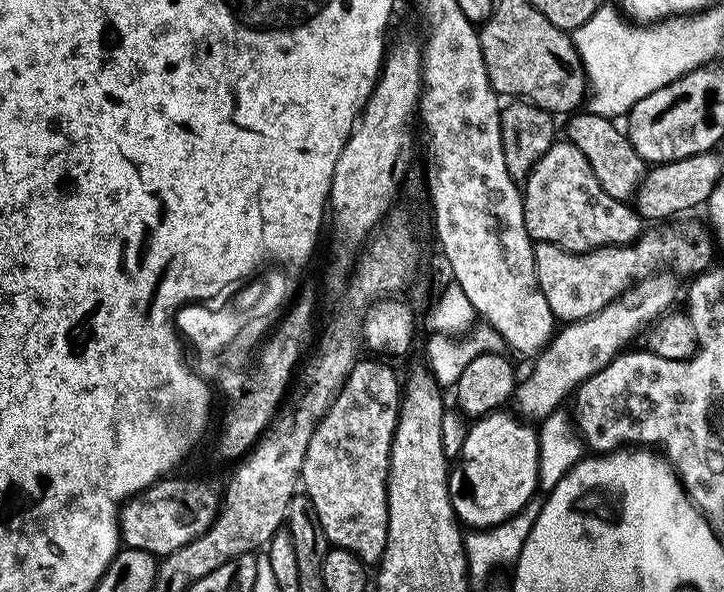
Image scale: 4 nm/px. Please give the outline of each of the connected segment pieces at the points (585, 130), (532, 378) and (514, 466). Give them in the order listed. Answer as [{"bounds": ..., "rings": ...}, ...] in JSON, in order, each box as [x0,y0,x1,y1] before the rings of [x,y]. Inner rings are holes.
[{"bounds":[566,110,646,201],"rings":[[[587,110],[577,111],[569,115],[567,120],[566,139],[568,143],[578,146],[578,150],[582,150],[586,162],[590,162],[590,170],[594,170],[594,178],[598,178],[598,186],[602,186],[602,190],[606,190],[610,198],[631,201],[644,180],[646,165],[638,150],[634,150],[634,146],[622,131],[621,125],[619,128],[616,125],[619,123],[615,119],[599,116]]]},{"bounds":[512,274,677,422],"rings":[[[653,274],[602,306],[598,314],[590,314],[590,318],[585,320],[565,323],[549,340],[544,351],[535,357],[533,364],[536,365],[533,366],[532,373],[517,383],[512,399],[513,406],[519,411],[517,413],[525,421],[539,422],[557,411],[563,405],[560,403],[564,399],[567,401],[579,389],[580,383],[601,372],[614,357],[631,345],[628,343],[640,331],[643,333],[673,307],[671,304],[676,300],[675,282],[677,283],[671,275]]]},{"bounds":[448,410,540,530],"rings":[[[501,410],[498,412],[491,412],[488,416],[481,416],[469,427],[466,434],[466,442],[462,442],[462,450],[460,451],[459,460],[455,461],[454,467],[451,469],[448,478],[448,489],[450,490],[450,502],[452,508],[456,512],[456,518],[461,525],[467,526],[469,529],[475,530],[478,528],[492,528],[496,524],[501,524],[507,520],[511,520],[514,513],[522,510],[522,506],[526,506],[526,502],[531,496],[537,495],[538,485],[536,479],[538,478],[538,442],[540,437],[537,429],[531,423],[525,422],[523,419],[515,418],[511,420],[507,416],[507,411]]]}]

